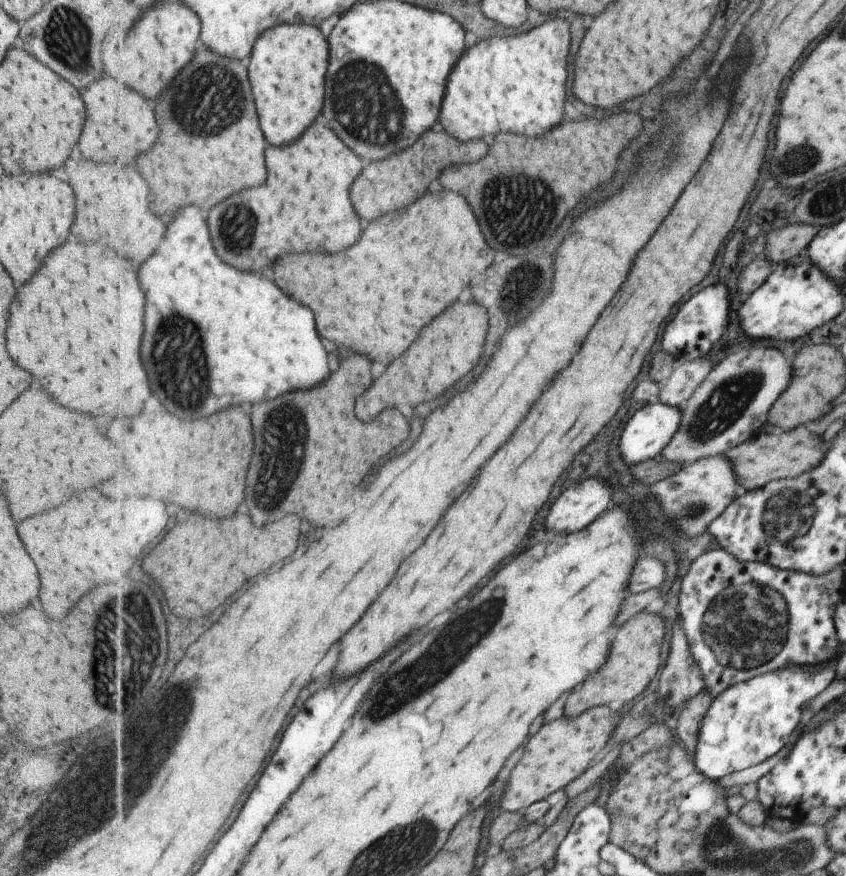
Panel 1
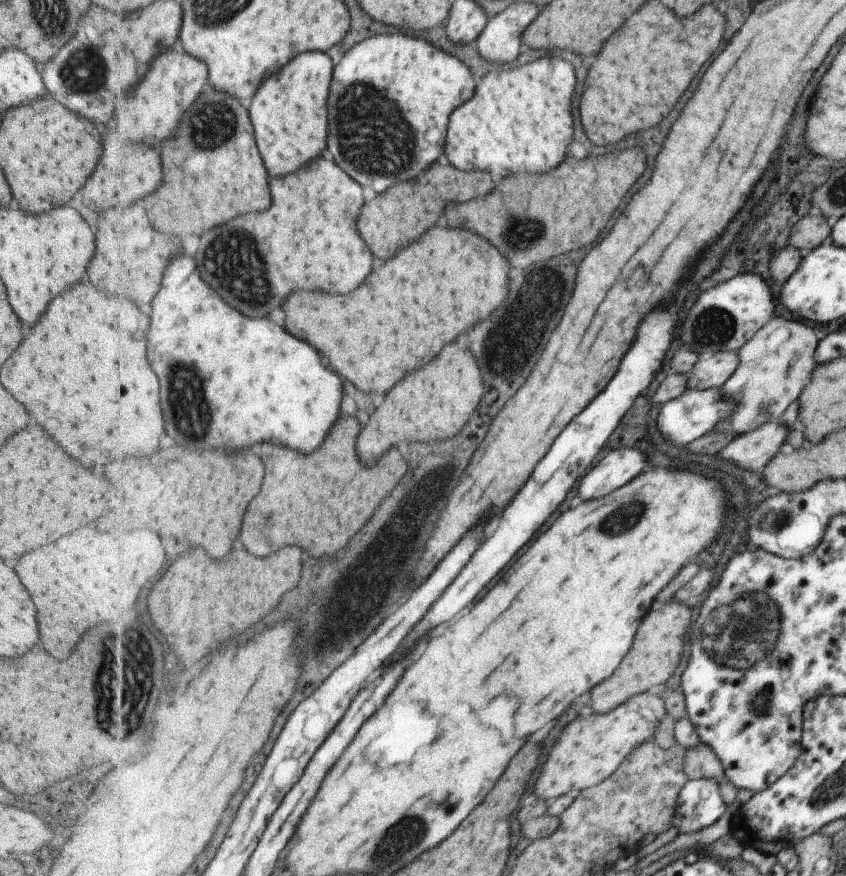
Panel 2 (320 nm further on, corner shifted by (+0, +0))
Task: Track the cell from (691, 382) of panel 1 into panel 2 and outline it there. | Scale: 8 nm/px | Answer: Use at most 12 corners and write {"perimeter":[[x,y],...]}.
{"perimeter":[[738,351],[701,357],[689,385],[721,389],[739,365]]}

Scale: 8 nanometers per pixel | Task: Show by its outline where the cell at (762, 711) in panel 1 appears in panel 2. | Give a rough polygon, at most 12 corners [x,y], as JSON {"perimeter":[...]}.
{"perimeter":[[715,779],[689,780],[673,824],[679,834],[727,812]]}

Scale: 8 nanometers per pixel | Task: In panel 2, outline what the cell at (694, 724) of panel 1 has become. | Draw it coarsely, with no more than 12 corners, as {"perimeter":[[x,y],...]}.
{"perimeter":[[708,744],[688,750],[686,772],[691,781],[715,779],[726,805],[738,788]]}

